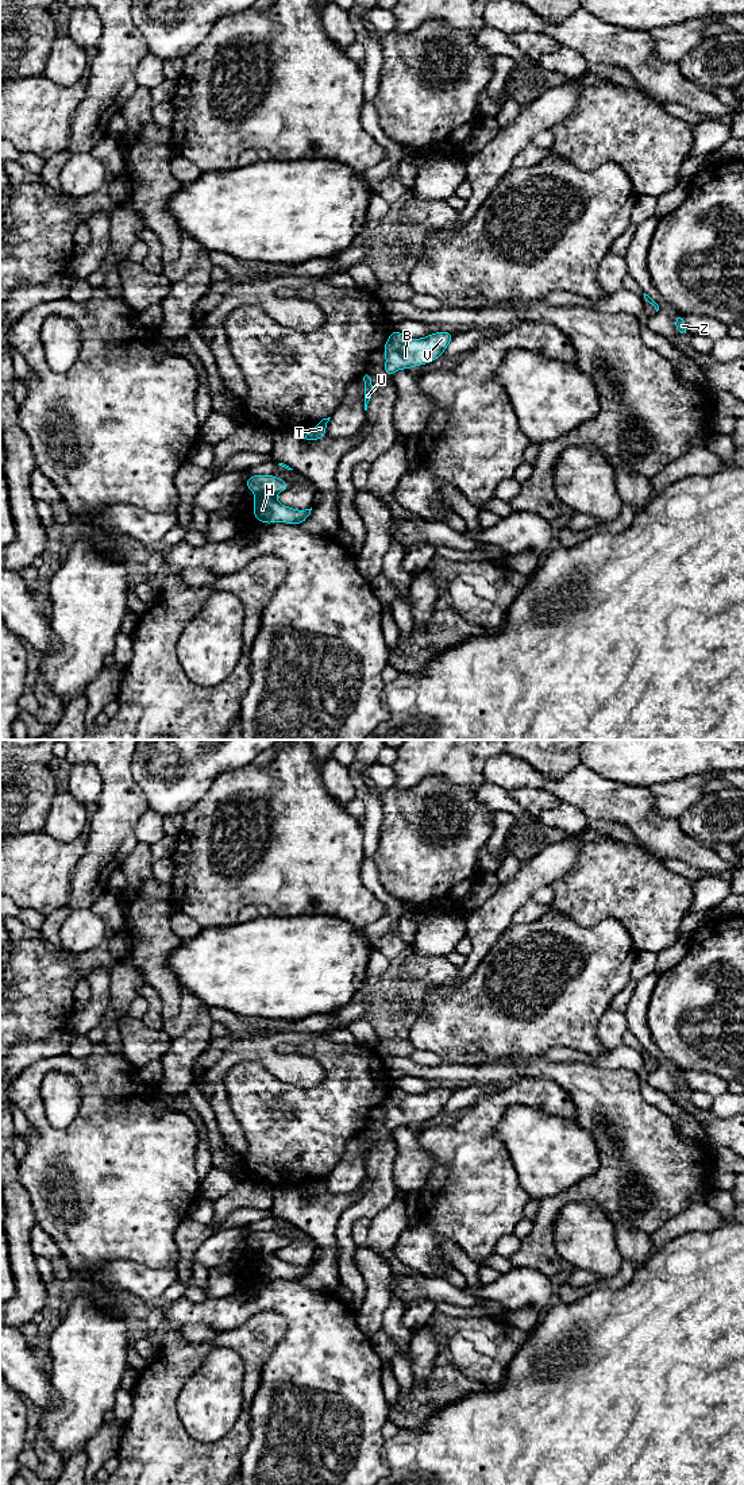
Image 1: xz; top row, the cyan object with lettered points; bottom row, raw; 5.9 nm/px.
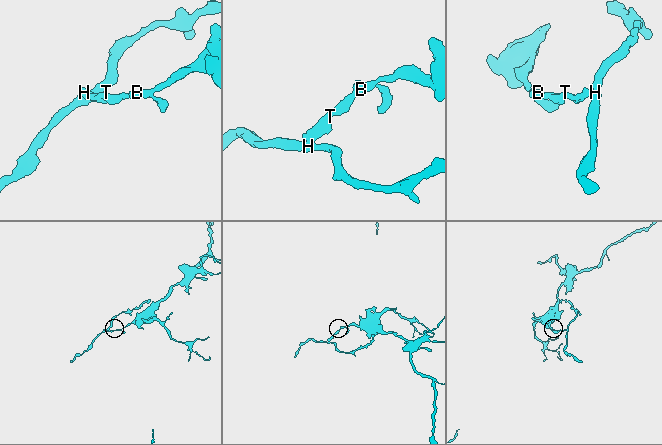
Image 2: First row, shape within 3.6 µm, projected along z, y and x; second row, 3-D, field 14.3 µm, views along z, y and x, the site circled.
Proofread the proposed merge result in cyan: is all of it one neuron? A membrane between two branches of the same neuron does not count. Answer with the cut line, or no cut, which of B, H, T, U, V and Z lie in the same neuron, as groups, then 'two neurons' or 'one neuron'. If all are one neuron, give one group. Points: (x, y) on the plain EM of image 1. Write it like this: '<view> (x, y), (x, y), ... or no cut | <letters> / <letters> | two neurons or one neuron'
xz (257, 1252), (273, 1254) | B T U V Z / H | two neurons

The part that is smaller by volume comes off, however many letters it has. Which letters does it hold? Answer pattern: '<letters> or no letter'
H

